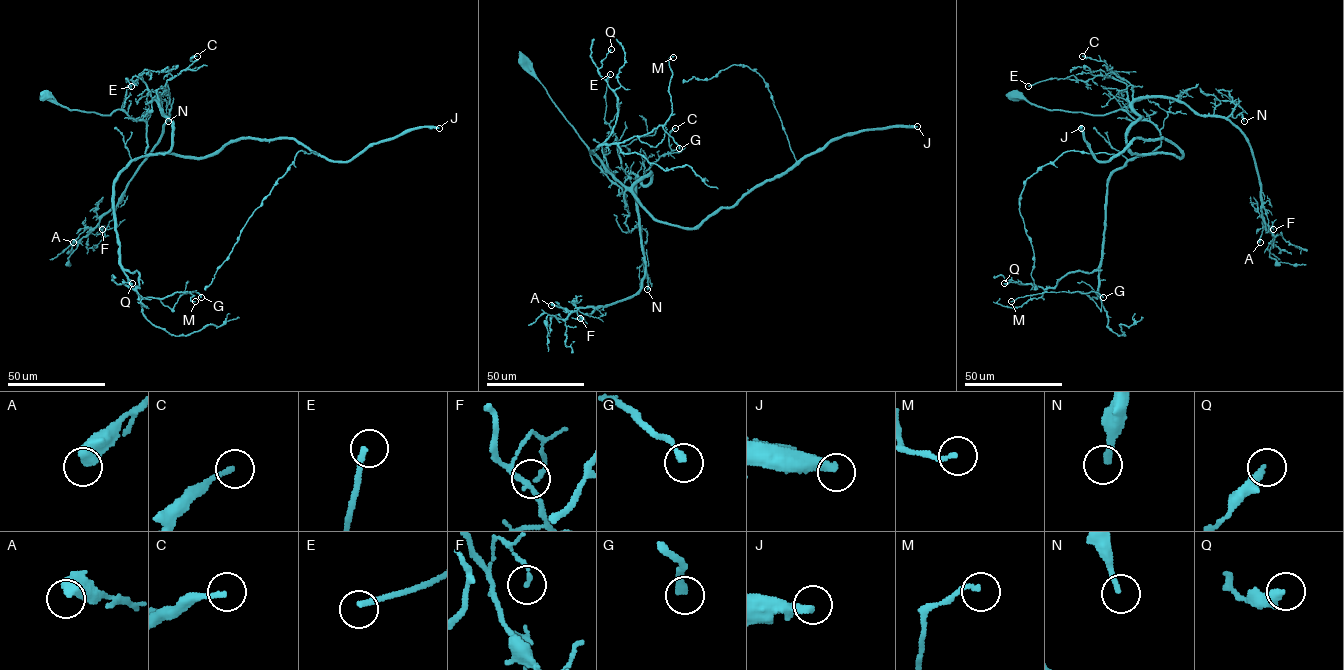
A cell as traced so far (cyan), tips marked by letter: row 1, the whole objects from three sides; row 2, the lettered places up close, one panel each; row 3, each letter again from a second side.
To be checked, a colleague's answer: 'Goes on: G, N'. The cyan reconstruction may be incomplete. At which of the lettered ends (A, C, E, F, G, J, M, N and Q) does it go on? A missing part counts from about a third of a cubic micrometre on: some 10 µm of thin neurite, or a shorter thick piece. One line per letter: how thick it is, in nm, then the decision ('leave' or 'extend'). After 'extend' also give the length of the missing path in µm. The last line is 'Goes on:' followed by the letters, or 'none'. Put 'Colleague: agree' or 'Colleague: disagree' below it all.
A: 500 nm thick; leave
C: 180 nm thick; leave
E: 240 nm thick; extend; about 60 µm are missing
F: 140 nm thick; leave
G: 280 nm thick; extend; about 15 µm are missing
J: 360 nm thick; leave
M: 180 nm thick; leave
N: 220 nm thick; leave
Q: 320 nm thick; leave
Goes on: E, G
Colleague: disagree

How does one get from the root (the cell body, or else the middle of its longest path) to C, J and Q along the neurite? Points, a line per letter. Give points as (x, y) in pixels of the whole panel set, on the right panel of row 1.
C: (1013, 96), (1049, 109), (1123, 109), (1140, 120), (1133, 86), (1104, 61), (1082, 56)
J: (1013, 96), (1123, 109), (1159, 132), (1145, 155), (1182, 156), (1164, 138), (1135, 138), (1099, 162), (1081, 128)
Q: (1013, 96), (1049, 109), (1123, 109), (1151, 122), (1160, 145), (1110, 176), (1097, 269), (1045, 288), (1004, 283)

